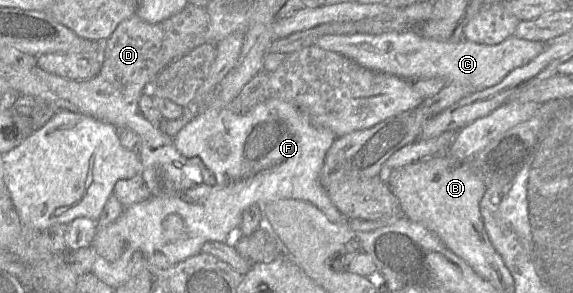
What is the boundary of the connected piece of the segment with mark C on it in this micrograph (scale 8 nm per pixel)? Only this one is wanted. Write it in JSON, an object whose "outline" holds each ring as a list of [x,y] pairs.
{"outline":[[[389,31],[381,34],[341,34],[322,36],[316,46],[339,53],[359,65],[401,79],[439,77],[460,85],[467,93],[480,92],[501,82],[515,68],[539,55],[546,42],[511,36],[499,44],[487,45],[466,39],[440,41],[424,38],[414,32]]]}

